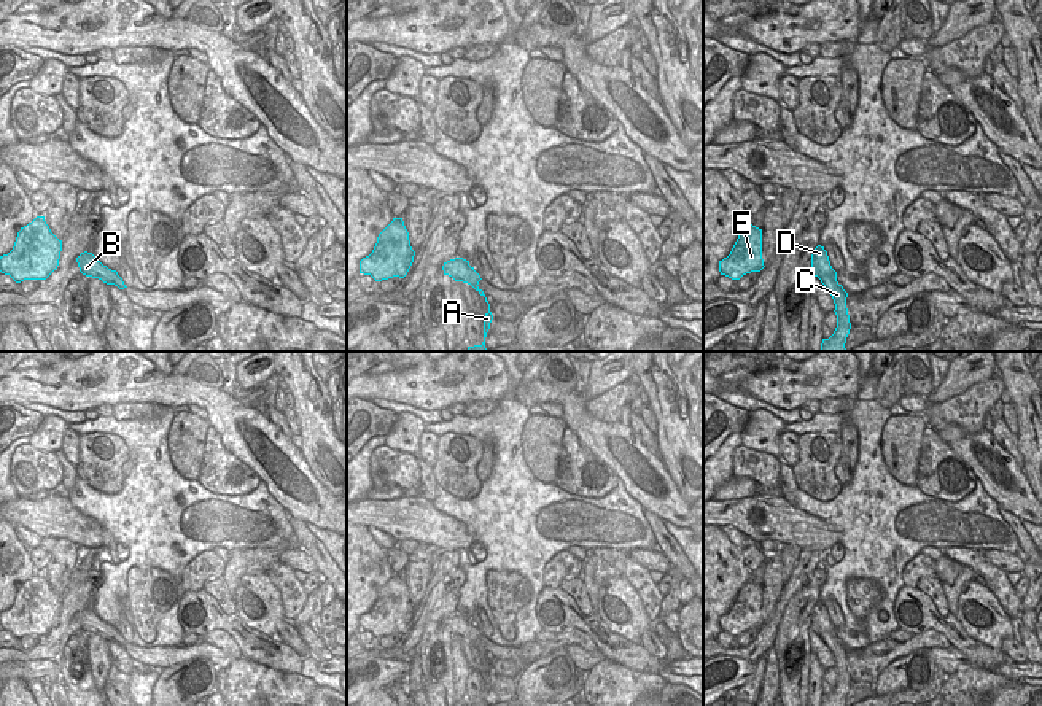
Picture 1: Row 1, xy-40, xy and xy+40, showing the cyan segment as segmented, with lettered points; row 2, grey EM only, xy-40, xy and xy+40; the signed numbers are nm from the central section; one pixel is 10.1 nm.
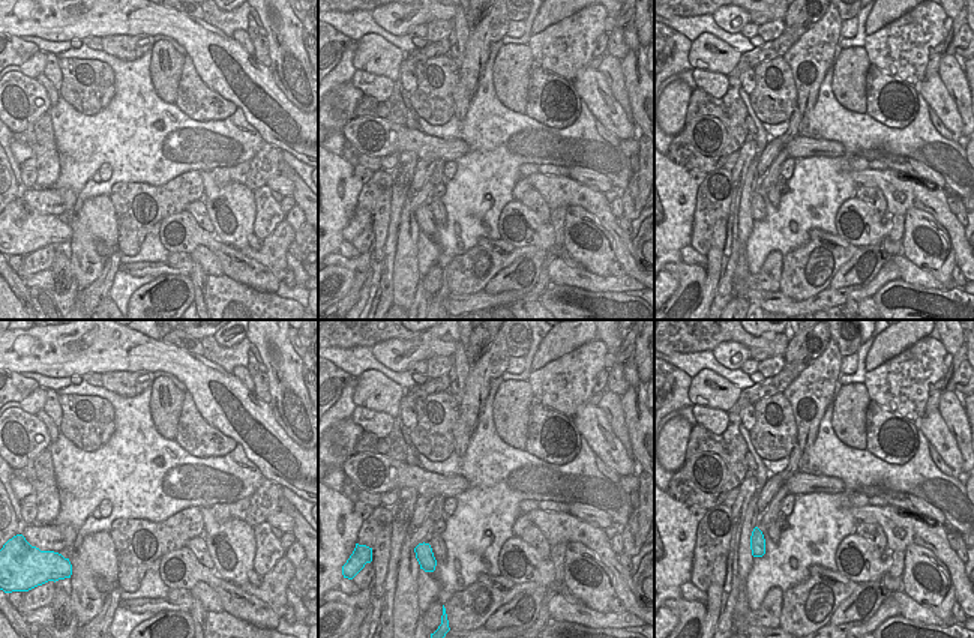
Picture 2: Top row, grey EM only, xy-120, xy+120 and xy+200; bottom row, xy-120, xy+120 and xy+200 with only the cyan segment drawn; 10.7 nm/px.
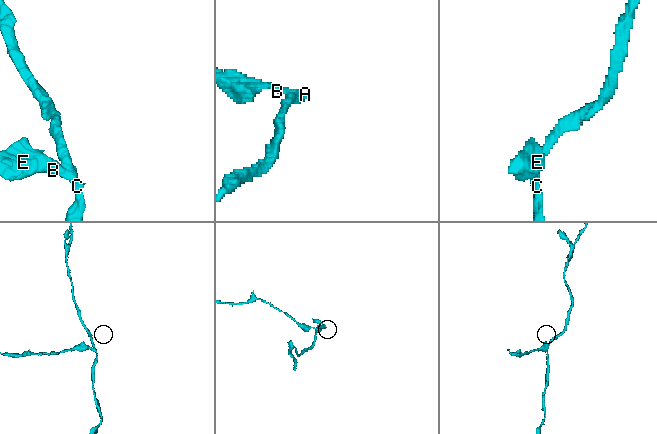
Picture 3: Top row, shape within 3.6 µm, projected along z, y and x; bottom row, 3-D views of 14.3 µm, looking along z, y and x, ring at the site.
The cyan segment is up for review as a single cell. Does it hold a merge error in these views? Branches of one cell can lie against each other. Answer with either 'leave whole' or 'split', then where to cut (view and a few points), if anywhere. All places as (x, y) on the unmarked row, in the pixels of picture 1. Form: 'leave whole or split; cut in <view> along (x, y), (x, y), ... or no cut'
split; cut in xy along (473, 641), (476, 643)

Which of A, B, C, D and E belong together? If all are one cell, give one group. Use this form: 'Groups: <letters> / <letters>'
Groups: A C D / B E

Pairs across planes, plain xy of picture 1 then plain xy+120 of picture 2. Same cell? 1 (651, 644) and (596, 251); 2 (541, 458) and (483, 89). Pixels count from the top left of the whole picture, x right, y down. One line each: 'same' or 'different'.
1: different
2: different

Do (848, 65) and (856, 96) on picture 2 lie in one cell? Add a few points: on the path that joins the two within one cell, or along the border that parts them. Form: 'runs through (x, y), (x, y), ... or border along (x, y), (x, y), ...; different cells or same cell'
runs through (850, 72), (850, 89); same cell

